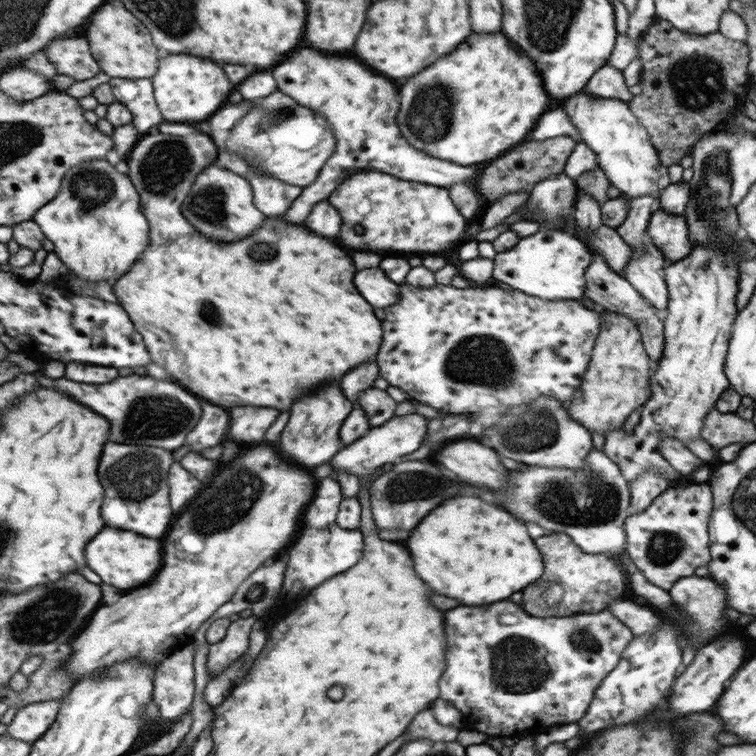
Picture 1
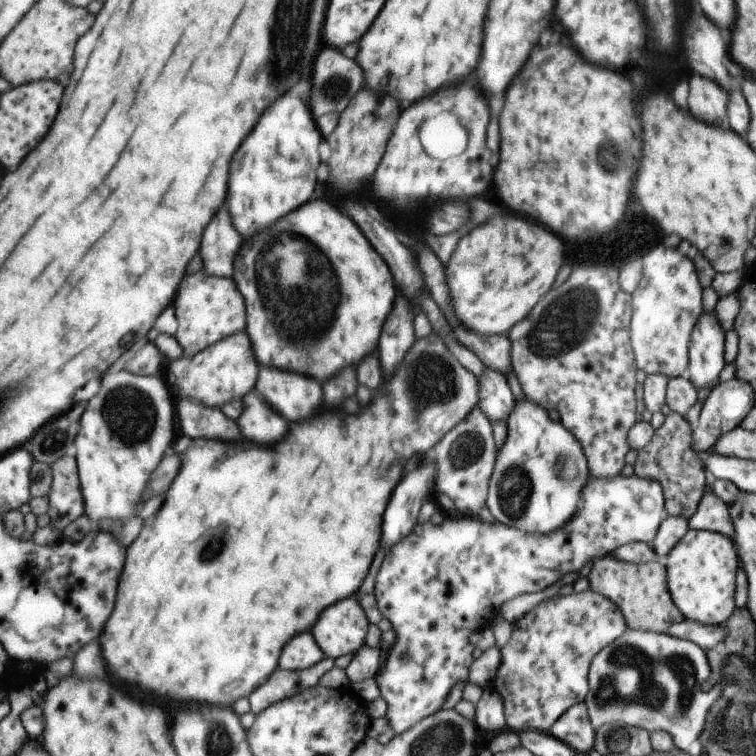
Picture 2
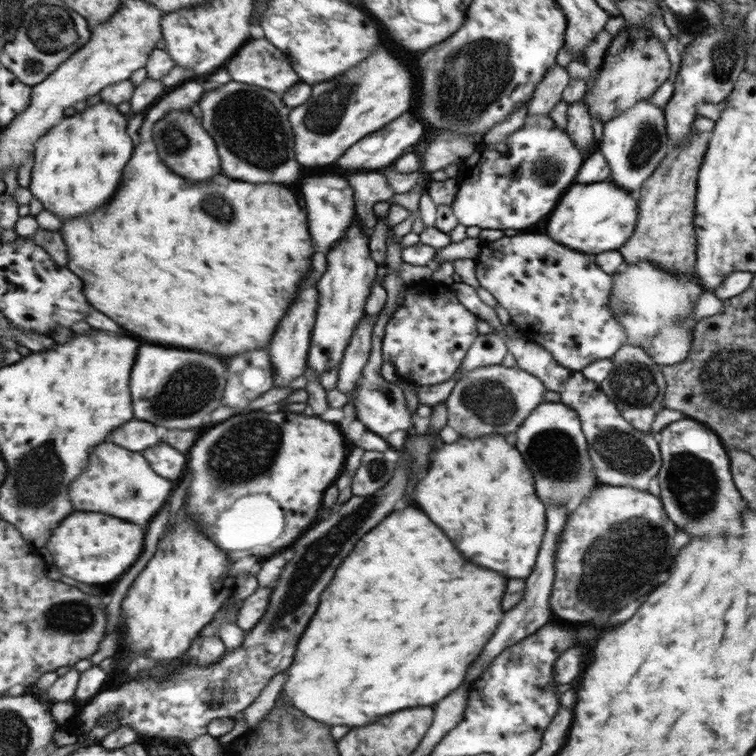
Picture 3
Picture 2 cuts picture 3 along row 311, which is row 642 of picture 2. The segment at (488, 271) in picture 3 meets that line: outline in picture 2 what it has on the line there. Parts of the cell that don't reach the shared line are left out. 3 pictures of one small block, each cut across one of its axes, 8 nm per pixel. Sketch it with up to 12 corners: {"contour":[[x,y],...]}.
{"contour":[[592,589],[512,625],[492,685],[506,726],[550,733],[629,628]]}

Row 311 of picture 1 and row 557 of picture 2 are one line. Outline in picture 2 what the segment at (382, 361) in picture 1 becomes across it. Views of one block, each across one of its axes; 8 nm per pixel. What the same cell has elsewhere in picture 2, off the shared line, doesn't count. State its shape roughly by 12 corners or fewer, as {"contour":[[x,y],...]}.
{"contour":[[590,475],[528,534],[417,523],[373,591],[394,735],[469,682],[468,636],[668,516],[660,482]]}

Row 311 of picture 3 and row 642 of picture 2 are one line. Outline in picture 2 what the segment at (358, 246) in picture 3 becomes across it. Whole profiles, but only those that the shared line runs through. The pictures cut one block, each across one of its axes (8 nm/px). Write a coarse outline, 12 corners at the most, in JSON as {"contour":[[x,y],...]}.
{"contour":[[355,597],[335,602],[311,633],[326,657],[356,653],[369,619]]}

